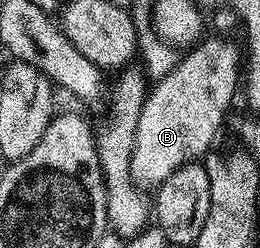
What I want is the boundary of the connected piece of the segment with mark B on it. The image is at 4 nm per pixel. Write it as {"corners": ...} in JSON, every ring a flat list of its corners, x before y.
{"corners":[[220,34,211,36,190,47,180,57,175,68,148,89,139,122,135,126,135,146,131,154,133,182,142,189,156,189,158,184,171,178,171,174,175,174,179,166,200,161,214,147,213,139,233,104,233,95,239,92,239,81,243,76,241,52,233,38]]}

